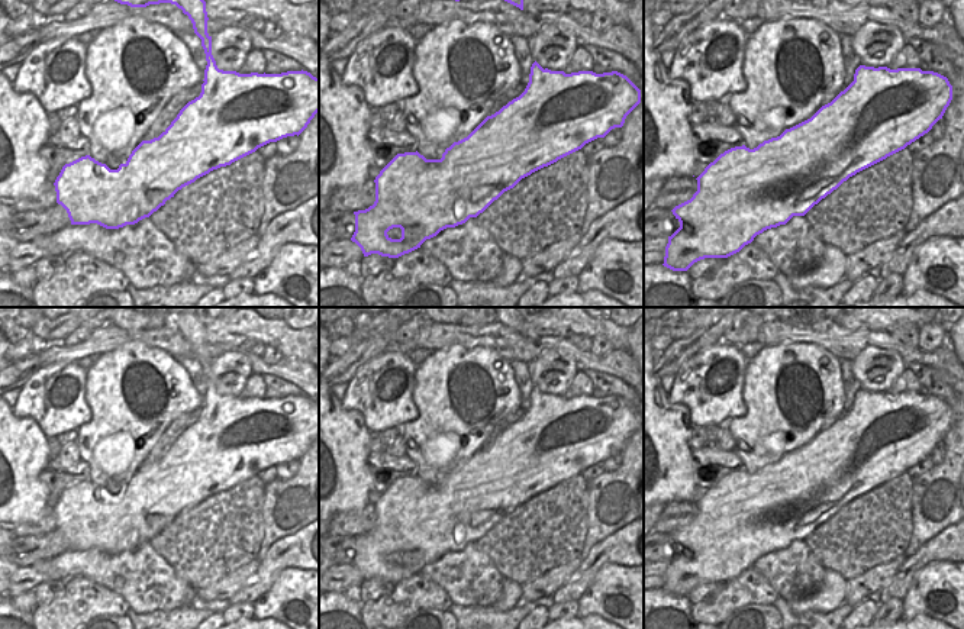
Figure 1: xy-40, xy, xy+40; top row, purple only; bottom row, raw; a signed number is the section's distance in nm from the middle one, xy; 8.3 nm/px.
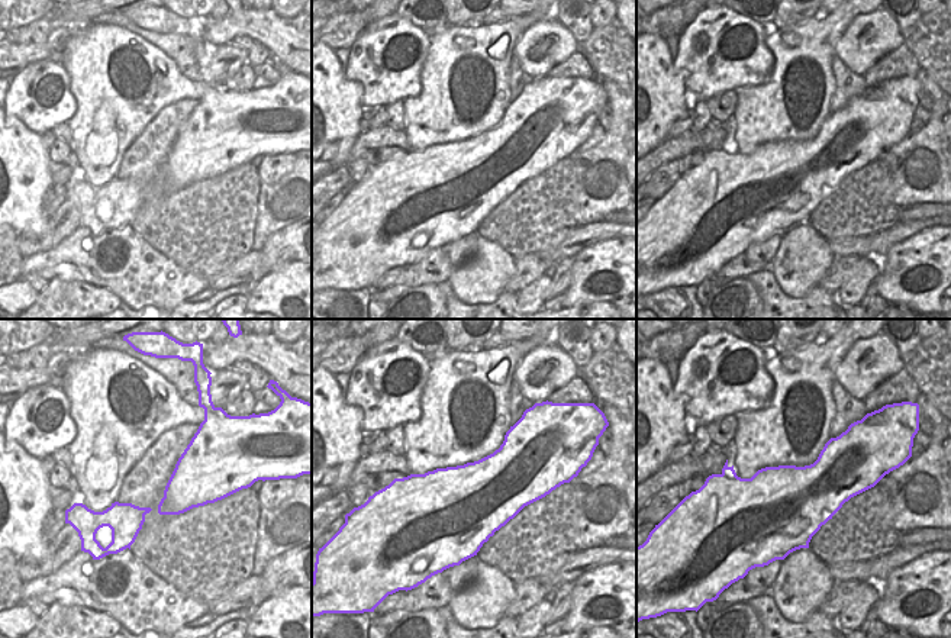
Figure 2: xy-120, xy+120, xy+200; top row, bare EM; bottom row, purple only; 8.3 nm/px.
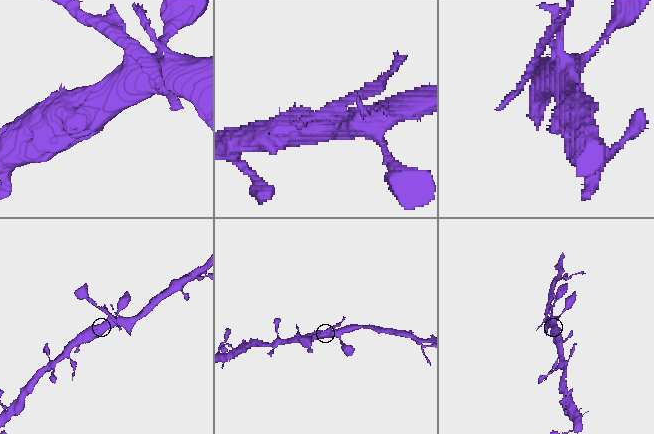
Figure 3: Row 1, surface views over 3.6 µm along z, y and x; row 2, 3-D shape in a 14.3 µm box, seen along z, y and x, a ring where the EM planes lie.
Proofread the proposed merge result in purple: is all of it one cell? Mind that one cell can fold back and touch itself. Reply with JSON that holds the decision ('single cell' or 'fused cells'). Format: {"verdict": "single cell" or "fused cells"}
{"verdict": "fused cells"}

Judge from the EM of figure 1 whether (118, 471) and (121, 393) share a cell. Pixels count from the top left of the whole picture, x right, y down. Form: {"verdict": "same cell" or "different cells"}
{"verdict": "same cell"}

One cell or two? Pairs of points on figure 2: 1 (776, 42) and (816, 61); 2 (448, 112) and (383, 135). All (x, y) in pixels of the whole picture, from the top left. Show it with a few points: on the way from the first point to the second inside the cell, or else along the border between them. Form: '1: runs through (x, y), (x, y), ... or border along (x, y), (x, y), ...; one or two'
1: runs through (786, 44), (806, 58); one
2: border along (403, 131), (410, 148); two

